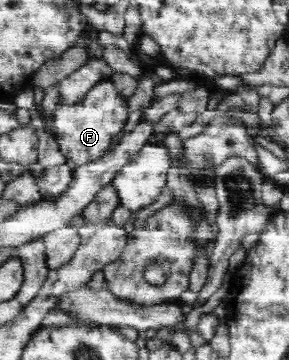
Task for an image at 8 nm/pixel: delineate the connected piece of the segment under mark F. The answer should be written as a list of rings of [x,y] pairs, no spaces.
[[[103,77],[91,85],[81,100],[77,100],[73,105],[57,108],[52,120],[57,129],[56,139],[63,155],[78,167],[86,167],[100,161],[110,149],[113,137],[119,137],[127,131],[127,125],[131,121],[131,105],[117,91],[113,80]]]

